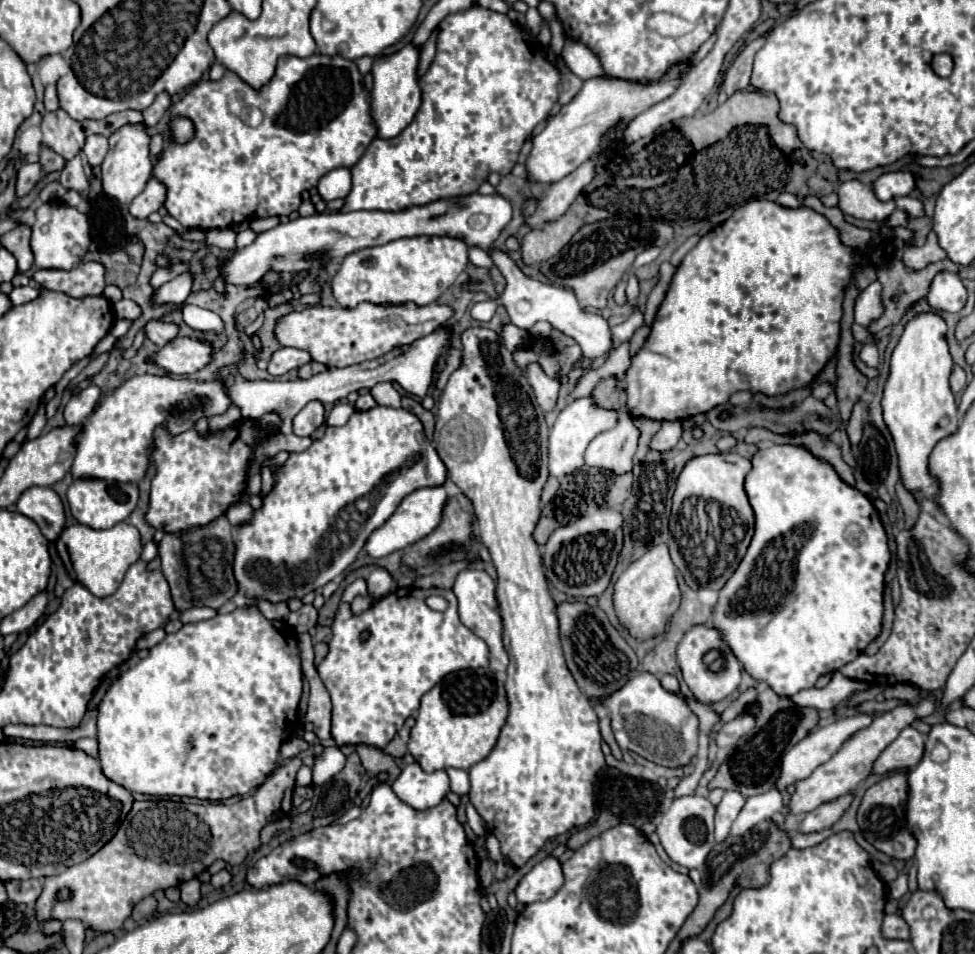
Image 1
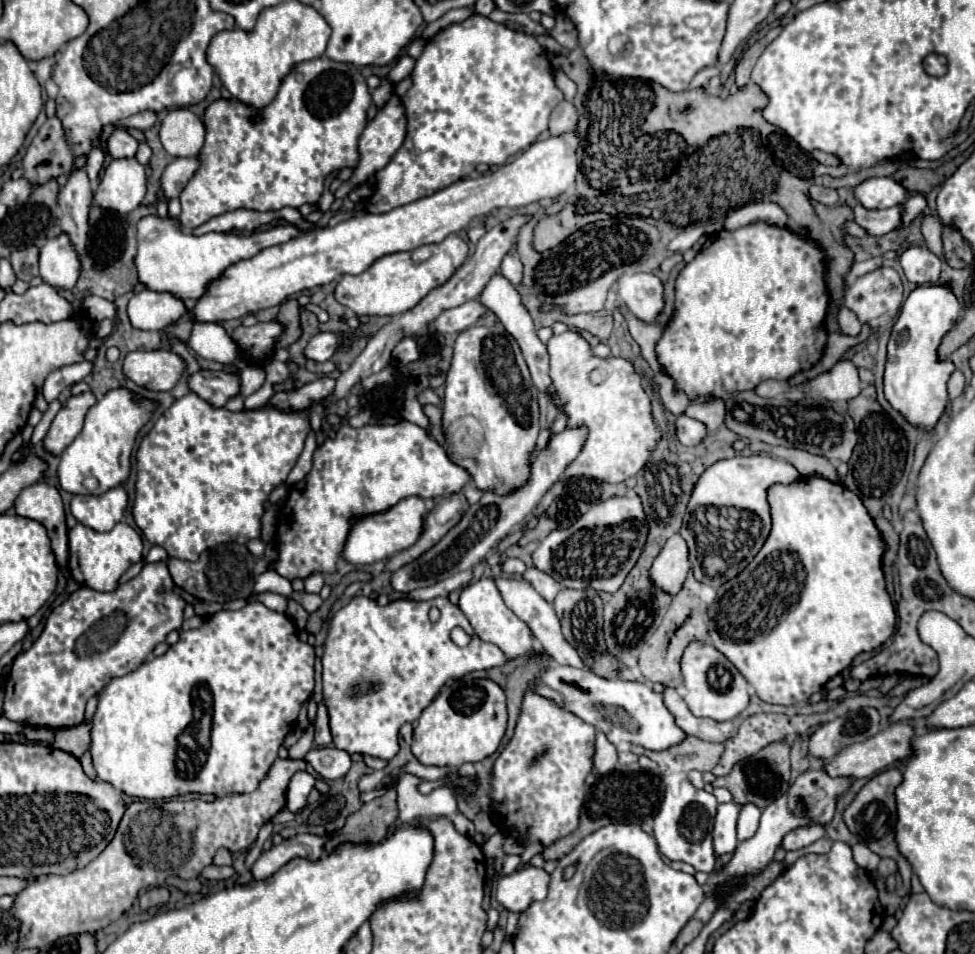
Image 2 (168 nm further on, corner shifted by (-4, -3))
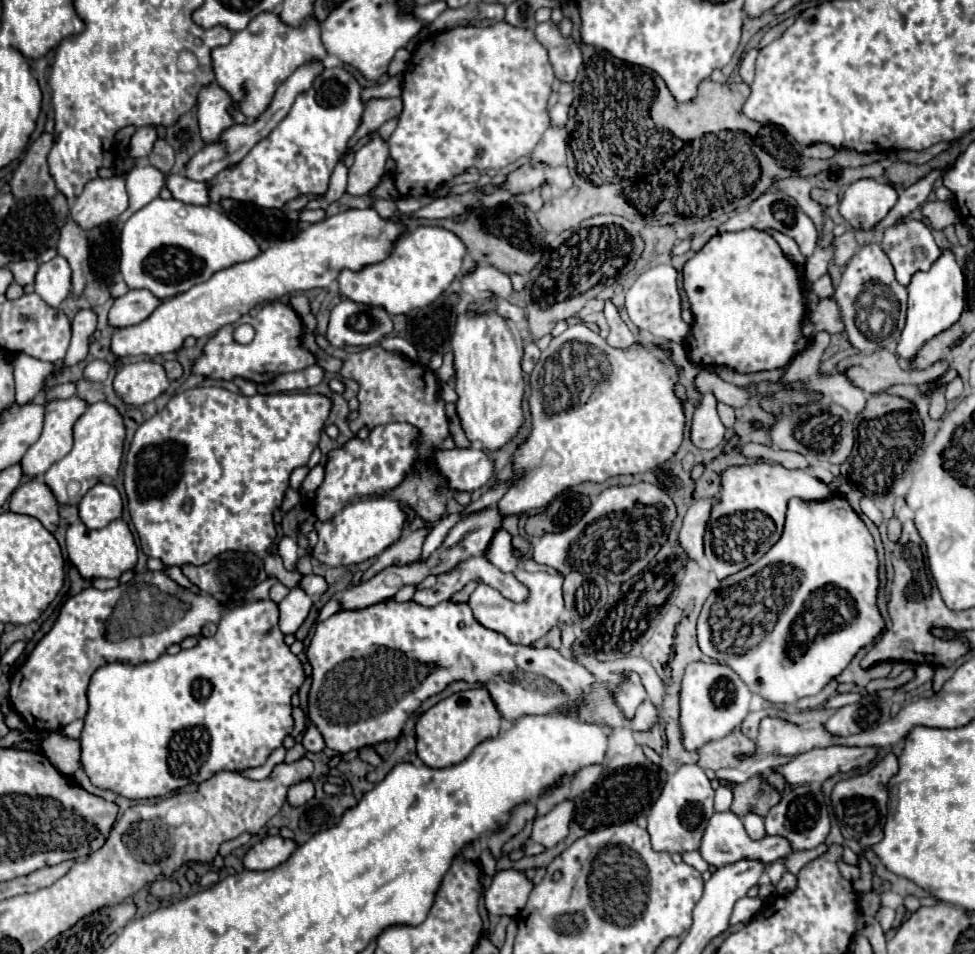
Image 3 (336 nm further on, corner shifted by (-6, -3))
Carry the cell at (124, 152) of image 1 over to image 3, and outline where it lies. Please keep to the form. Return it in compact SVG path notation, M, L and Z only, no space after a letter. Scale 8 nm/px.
M125 176L95 178L85 184L81 196L73 202L69 218L85 232L101 224L113 222L129 206L125 192Z

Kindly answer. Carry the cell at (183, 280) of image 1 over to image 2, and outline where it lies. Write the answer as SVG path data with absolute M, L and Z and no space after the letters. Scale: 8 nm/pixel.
M137 292L129 300L129 320L139 330L161 330L169 320L179 320L187 306L177 296L169 296L169 292Z

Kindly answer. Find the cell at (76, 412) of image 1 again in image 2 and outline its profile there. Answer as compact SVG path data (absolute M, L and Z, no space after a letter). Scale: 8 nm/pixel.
M83 392L79 396L71 396L65 406L59 410L59 414L55 416L55 420L51 422L51 428L45 436L45 446L49 452L53 454L61 454L71 442L73 438L81 432L83 428L83 418L87 414L87 410L97 402L95 394Z

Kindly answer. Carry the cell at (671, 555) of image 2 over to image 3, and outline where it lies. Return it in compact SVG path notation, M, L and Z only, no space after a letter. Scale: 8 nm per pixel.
M717 496L699 498L687 510L683 518L683 528L679 532L679 542L687 550L689 558L701 560L703 558L703 534L707 528L707 520L711 516L711 508L717 504Z

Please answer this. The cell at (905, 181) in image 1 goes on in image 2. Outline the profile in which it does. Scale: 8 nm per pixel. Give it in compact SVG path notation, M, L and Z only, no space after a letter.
M869 178L855 188L857 200L865 208L891 208L907 198L907 190L895 178Z

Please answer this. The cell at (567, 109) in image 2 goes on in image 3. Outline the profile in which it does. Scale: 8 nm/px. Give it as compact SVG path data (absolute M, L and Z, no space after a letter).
M549 128L539 144L529 154L529 164L551 164L561 166L565 164L565 150L567 150L567 132L563 128Z

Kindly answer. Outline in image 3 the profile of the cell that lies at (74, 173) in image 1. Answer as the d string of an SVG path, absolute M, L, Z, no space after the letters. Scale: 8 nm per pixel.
M67 222L61 230L61 238L57 244L57 252L59 256L63 256L69 266L71 266L71 294L75 298L79 298L83 294L85 288L85 280L89 274L89 244L87 244L87 236L85 232L75 224L75 222Z

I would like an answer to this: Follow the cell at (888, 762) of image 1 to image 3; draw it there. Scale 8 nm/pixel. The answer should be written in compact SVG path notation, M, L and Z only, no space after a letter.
M829 746L815 748L811 752L799 754L787 764L773 766L769 772L779 772L787 784L821 784L835 772L849 772L853 768L869 764L877 754L877 748L849 748L849 746Z

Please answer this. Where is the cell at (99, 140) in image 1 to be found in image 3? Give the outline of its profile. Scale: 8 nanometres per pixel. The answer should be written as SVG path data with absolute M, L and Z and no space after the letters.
M141 126L131 138L131 148L129 154L133 158L147 158L149 152L153 150L153 144L157 140L157 128L155 126Z

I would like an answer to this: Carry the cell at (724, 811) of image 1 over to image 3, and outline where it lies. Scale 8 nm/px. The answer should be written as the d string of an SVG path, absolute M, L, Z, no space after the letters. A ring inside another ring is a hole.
M717 812L707 822L699 852L701 852L705 862L709 862L715 868L721 868L721 866L727 866L727 864L733 864L739 860L763 860L765 864L771 864L777 858L787 856L791 852L791 848L789 848L789 842L785 838L779 838L779 836L766 835L765 838L755 842L747 836L739 816L735 816L733 812ZM757 844L771 844L771 846L757 846Z

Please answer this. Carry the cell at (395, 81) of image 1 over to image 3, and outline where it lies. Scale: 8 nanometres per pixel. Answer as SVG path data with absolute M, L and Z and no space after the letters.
M373 132L373 140L355 152L355 162L349 168L347 192L351 196L367 196L381 182L387 158L387 142L383 142L381 136Z

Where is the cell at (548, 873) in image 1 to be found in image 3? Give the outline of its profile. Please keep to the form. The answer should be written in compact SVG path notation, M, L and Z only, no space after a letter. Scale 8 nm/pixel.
M503 870L495 874L493 884L485 890L483 902L489 914L497 916L517 916L527 904L533 882L529 882L523 872Z

